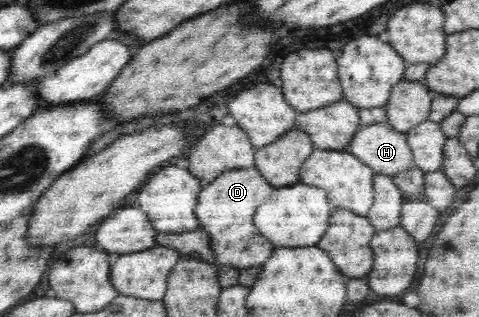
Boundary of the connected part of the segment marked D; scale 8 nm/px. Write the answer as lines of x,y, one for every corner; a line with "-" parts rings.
256,167
230,169
220,173
214,181
204,183
194,212
210,236
216,264
229,265
237,270
250,267
250,239
261,234
254,225
254,211
270,197
273,188

